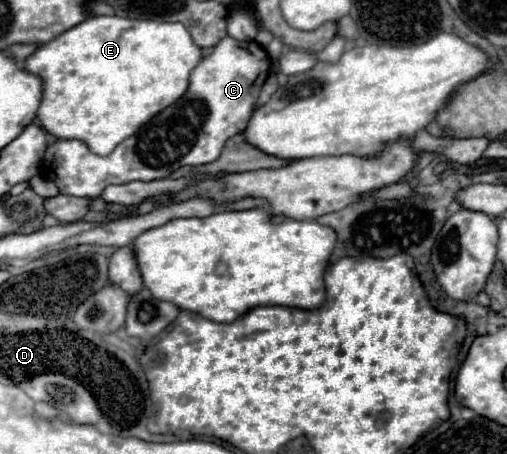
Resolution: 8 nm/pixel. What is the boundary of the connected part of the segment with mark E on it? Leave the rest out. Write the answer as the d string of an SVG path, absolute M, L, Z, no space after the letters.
M88 16L84 22L80 22L78 26L66 30L64 34L56 36L54 40L50 40L48 44L40 46L32 56L28 56L26 60L26 70L40 76L44 82L44 96L42 96L42 104L38 108L38 120L42 122L42 126L56 138L76 138L86 142L86 146L90 146L90 150L98 156L106 156L110 154L122 140L130 138L130 134L134 134L140 126L144 126L146 122L150 122L150 118L154 118L156 114L160 114L166 106L172 106L178 98L182 98L182 94L188 90L188 78L190 72L198 66L198 62L202 60L202 48L194 44L194 40L190 38L190 32L180 24L180 22L162 22L162 20L130 20L130 18L120 18L120 16Z

